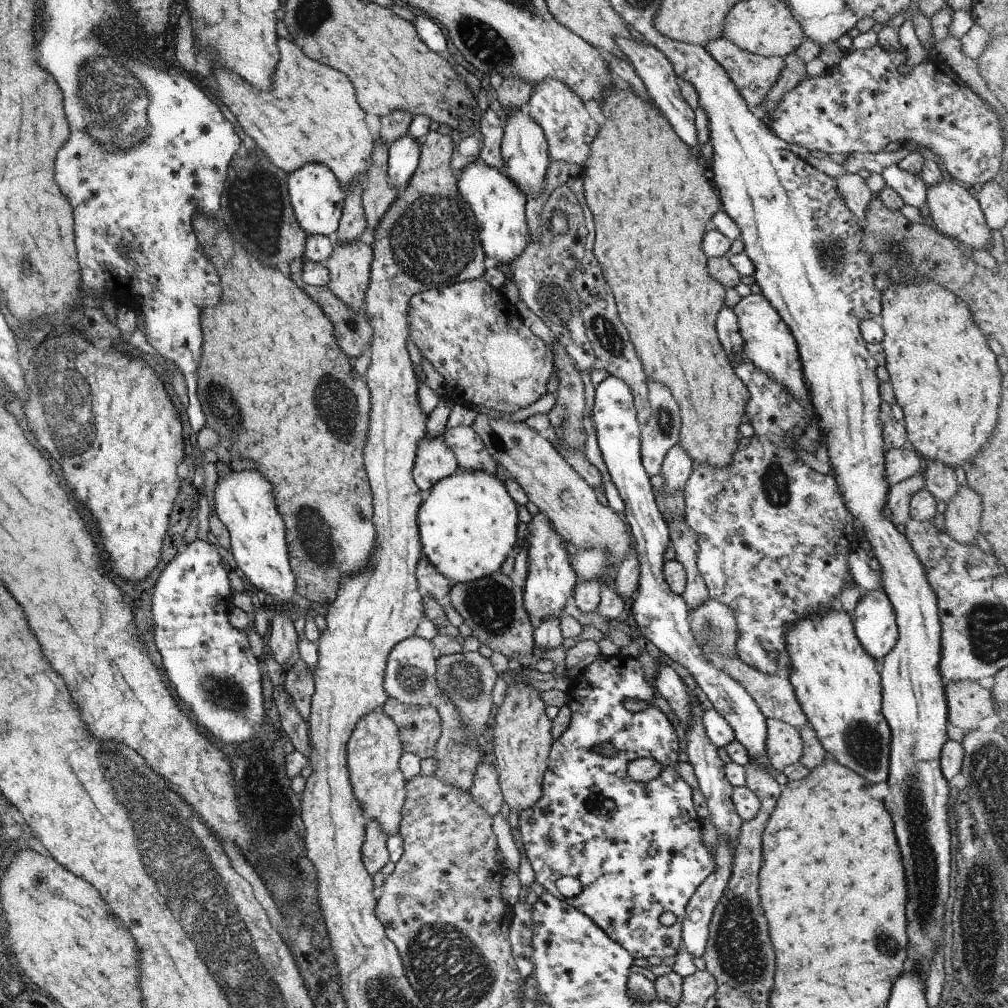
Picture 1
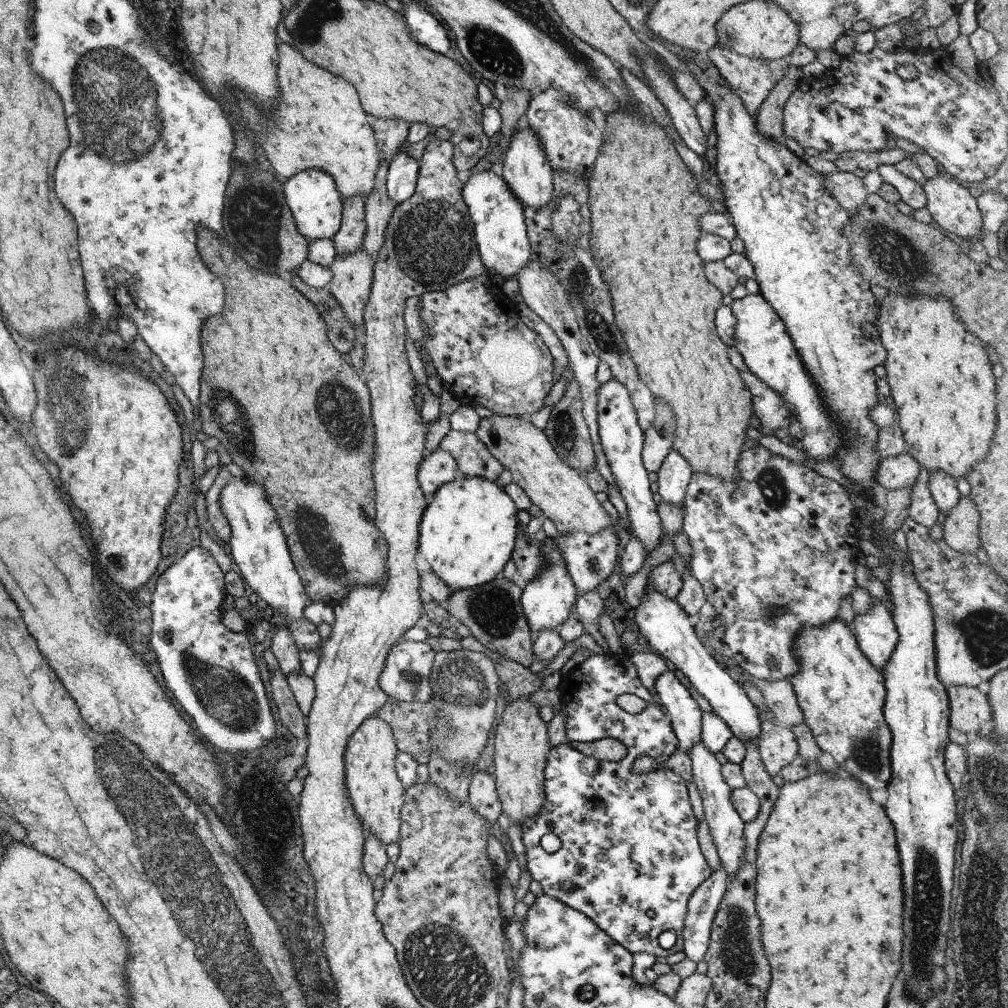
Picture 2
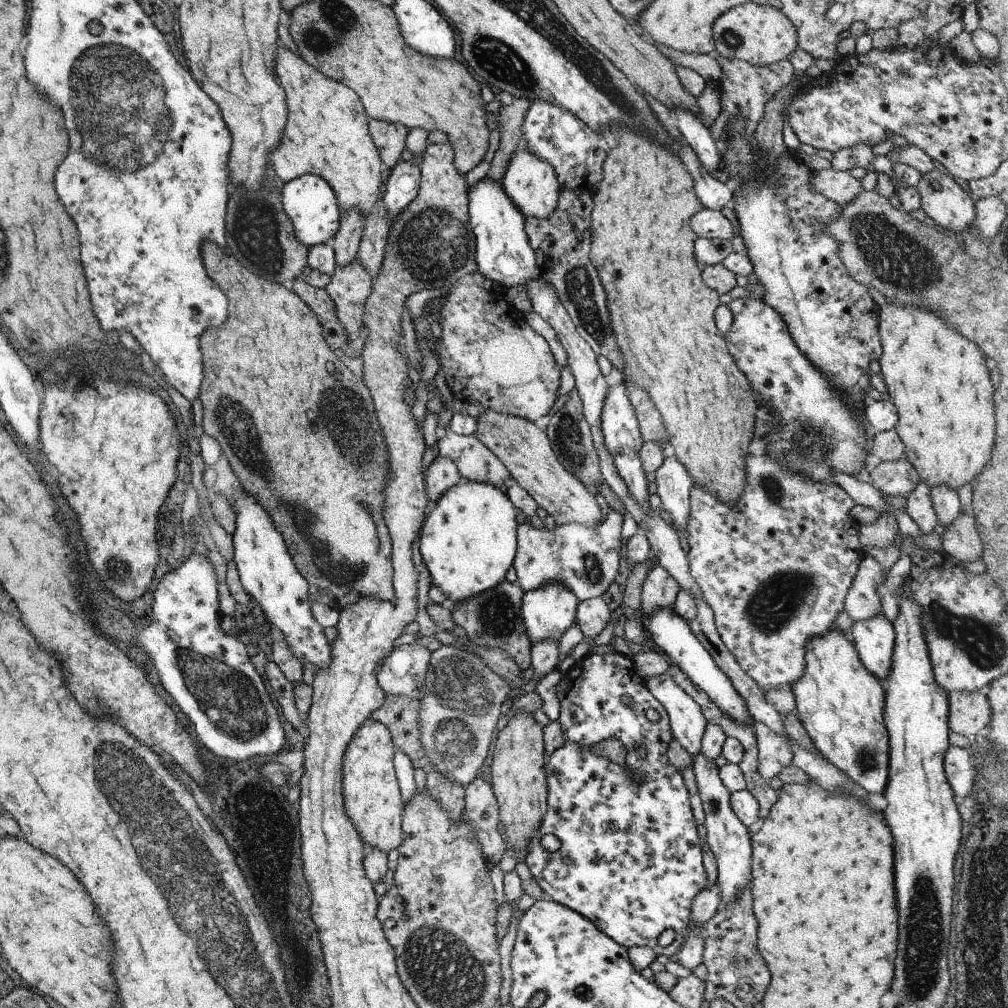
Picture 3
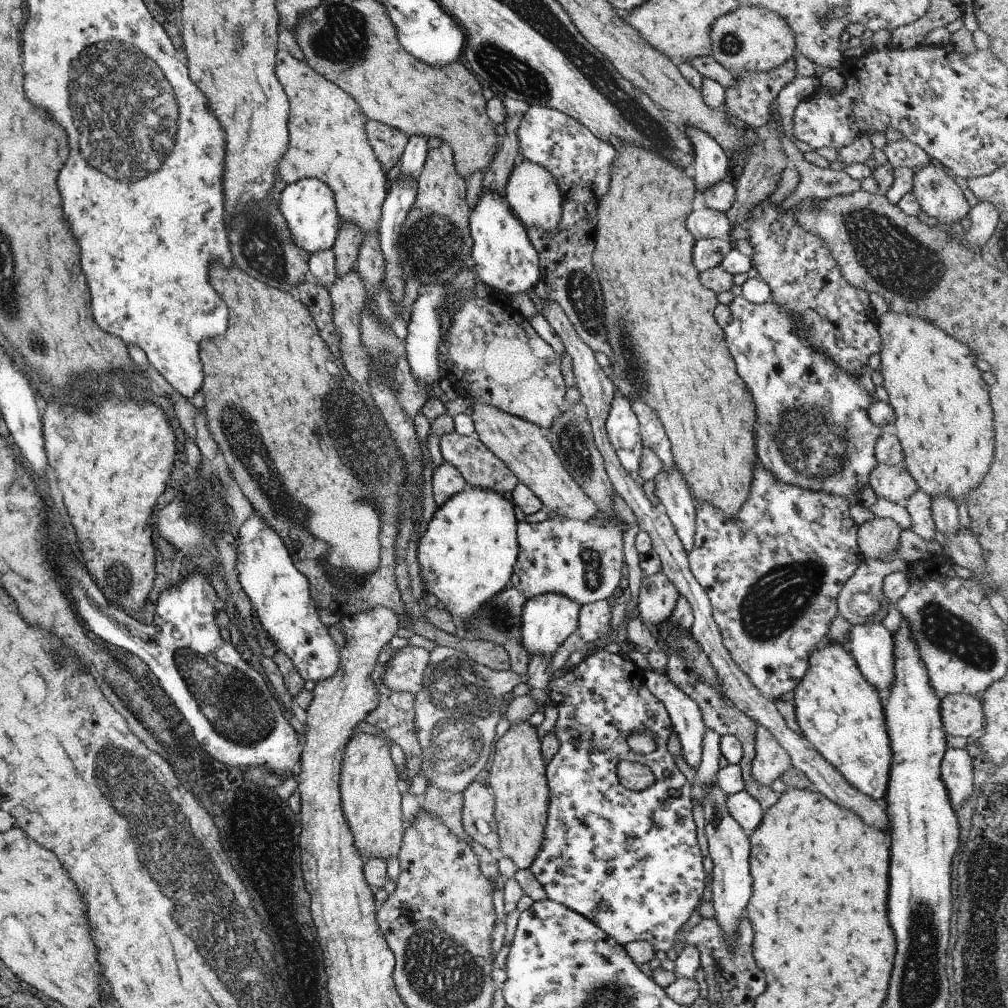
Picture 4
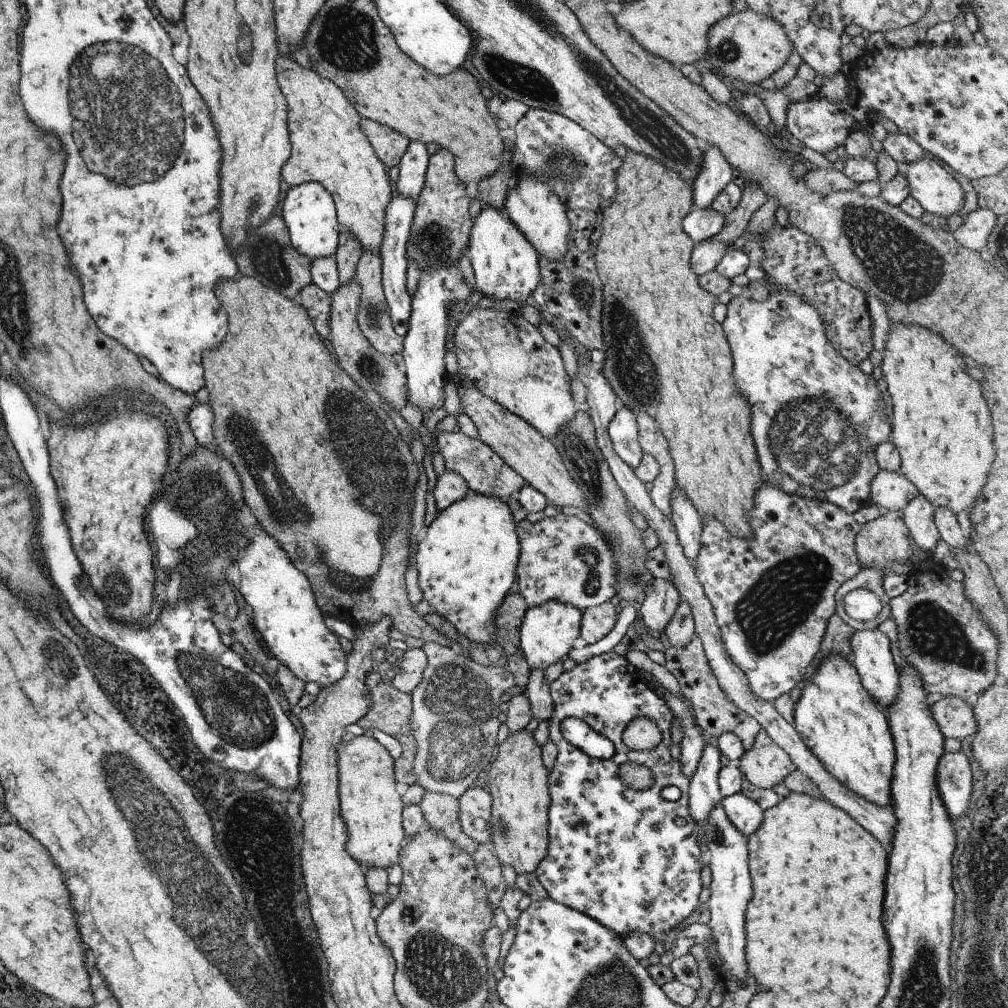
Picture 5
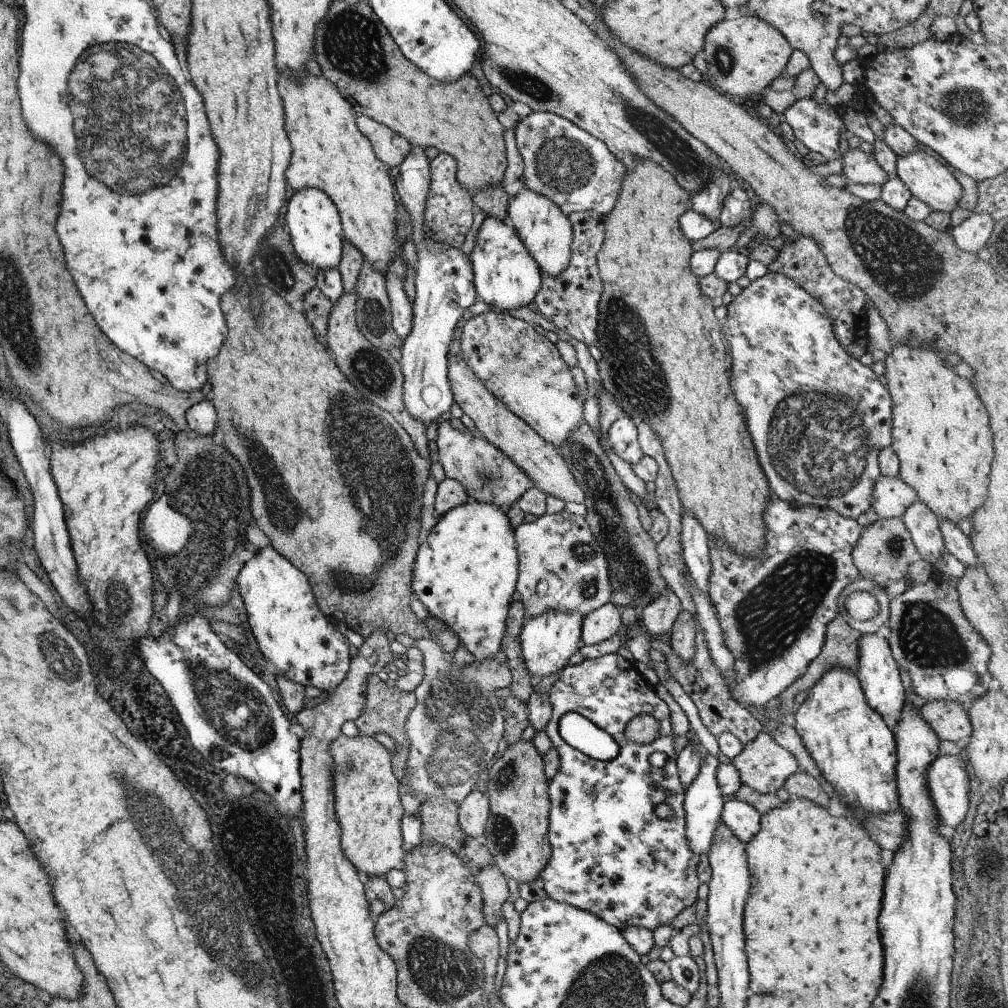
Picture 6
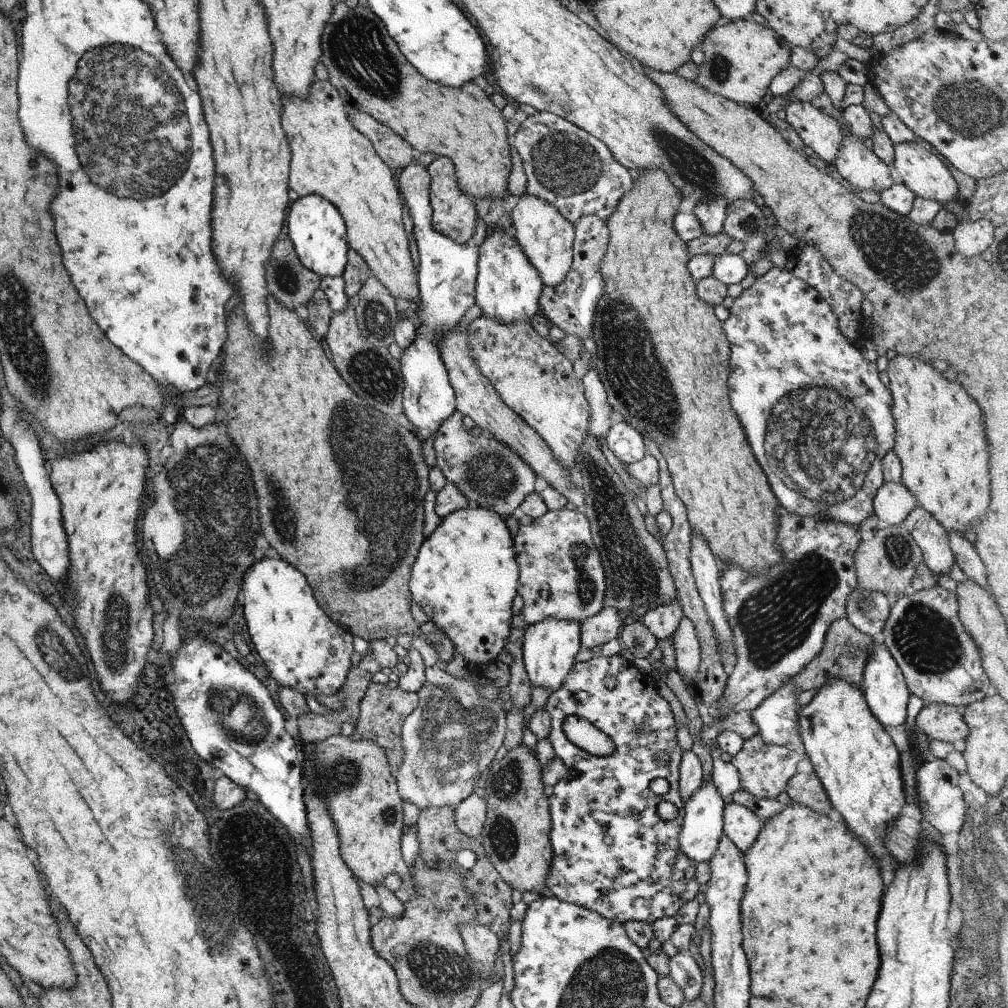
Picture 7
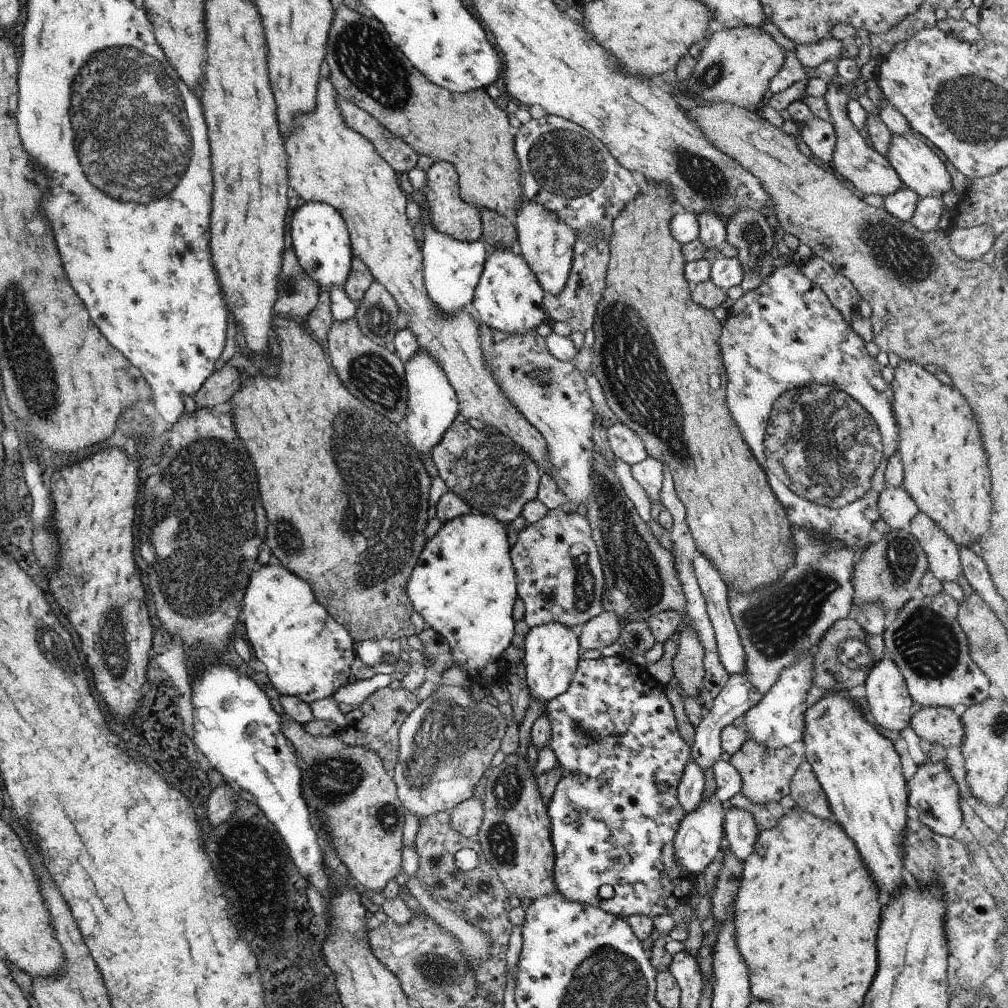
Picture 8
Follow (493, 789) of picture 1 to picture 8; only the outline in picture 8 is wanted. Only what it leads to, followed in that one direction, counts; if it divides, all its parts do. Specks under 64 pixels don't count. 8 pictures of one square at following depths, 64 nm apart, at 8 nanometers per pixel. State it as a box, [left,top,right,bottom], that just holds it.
[449,797,483,838]

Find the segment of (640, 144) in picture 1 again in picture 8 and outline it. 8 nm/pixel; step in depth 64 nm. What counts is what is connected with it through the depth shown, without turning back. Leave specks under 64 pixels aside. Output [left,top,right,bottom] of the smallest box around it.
[590,182,793,594]

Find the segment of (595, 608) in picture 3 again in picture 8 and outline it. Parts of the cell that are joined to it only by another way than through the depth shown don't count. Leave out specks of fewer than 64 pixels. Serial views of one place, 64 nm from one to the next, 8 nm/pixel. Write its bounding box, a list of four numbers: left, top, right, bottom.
[577,610,622,652]

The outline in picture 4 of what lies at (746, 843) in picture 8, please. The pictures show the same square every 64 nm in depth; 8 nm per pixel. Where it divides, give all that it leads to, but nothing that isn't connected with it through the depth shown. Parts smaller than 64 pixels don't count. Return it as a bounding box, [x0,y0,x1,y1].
[726,790,764,834]

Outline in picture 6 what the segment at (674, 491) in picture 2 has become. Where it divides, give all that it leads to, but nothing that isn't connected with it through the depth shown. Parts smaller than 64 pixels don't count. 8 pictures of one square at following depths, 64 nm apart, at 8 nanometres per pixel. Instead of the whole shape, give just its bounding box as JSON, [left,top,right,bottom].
[679,512,710,598]

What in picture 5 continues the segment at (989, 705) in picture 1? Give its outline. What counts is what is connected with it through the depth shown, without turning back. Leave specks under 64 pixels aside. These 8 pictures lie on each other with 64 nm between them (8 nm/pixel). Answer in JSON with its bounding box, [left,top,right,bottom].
[930,696,976,740]

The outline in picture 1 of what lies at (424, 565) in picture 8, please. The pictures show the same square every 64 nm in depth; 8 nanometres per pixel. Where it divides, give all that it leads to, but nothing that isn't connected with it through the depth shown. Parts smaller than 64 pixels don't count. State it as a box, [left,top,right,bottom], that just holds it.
[416,470,523,584]

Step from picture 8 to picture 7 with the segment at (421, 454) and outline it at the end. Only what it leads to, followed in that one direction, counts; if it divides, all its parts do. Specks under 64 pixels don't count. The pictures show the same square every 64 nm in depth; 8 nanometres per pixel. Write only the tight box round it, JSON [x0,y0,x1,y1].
[397,156,477,442]

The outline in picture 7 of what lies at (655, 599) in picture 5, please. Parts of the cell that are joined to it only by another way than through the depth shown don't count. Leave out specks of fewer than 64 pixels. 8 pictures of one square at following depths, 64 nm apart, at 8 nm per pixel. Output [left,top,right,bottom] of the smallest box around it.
[641,600,683,640]

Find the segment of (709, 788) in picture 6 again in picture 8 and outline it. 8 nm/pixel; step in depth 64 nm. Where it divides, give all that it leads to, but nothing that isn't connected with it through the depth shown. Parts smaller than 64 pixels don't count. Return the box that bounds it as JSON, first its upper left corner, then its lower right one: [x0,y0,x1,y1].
[672,796,724,876]

